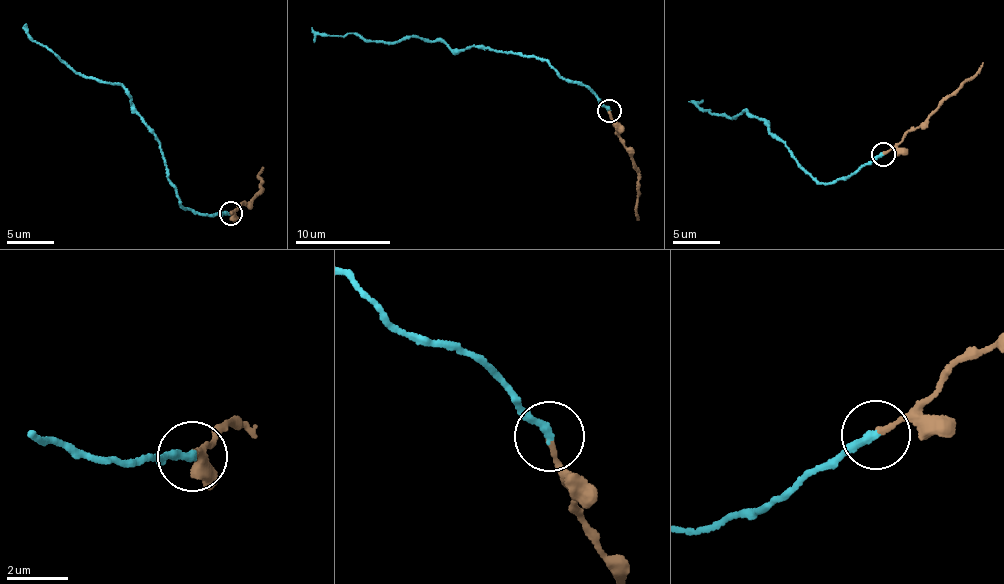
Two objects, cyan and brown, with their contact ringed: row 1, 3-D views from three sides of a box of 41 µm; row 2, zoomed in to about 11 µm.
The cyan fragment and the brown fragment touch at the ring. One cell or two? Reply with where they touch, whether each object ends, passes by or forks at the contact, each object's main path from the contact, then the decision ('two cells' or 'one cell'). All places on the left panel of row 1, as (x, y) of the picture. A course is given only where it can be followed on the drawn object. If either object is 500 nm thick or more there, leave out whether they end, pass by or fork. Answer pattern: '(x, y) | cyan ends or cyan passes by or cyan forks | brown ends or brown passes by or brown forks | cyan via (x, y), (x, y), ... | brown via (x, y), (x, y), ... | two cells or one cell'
(230, 213) | cyan ends | brown ends | cyan via (230, 212), (209, 216), (181, 206), (167, 172), (163, 151), (133, 107), (127, 91), (75, 73), (22, 26) | brown via (230, 212), (261, 190), (258, 176), (262, 167) | two cells

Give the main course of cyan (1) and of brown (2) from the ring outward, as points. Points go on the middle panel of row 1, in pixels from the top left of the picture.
1: (608, 110), (586, 86), (519, 54), (454, 49), (406, 35), (395, 42), (318, 34), (313, 42)
2: (608, 110), (638, 175), (634, 206), (637, 220)

